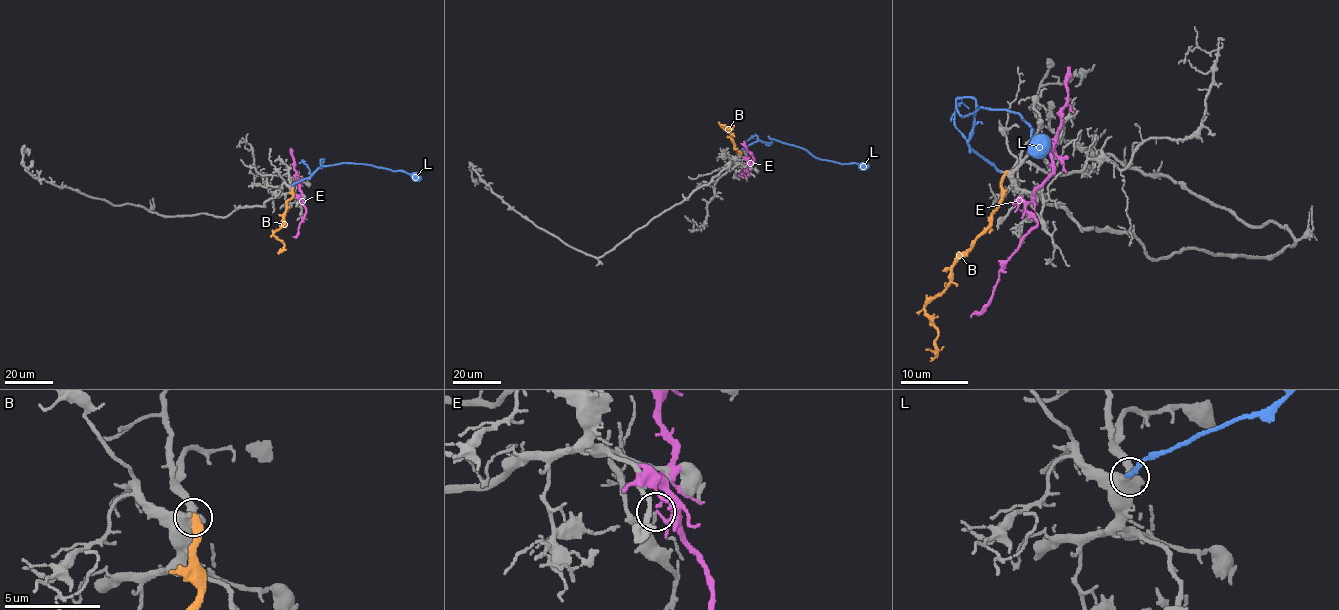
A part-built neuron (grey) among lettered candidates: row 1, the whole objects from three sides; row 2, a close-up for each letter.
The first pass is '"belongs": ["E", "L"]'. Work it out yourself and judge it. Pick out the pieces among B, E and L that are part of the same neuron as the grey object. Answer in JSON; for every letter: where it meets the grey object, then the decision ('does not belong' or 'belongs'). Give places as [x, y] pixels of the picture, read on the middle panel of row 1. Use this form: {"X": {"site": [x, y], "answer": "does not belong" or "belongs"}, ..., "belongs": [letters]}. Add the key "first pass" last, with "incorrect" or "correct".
{"B": {"site": [740, 154], "answer": "does not belong"}, "E": {"site": [747, 164], "answer": "does not belong"}, "L": {"site": [740, 152], "answer": "belongs"}, "belongs": ["L"], "first pass": "incorrect"}

